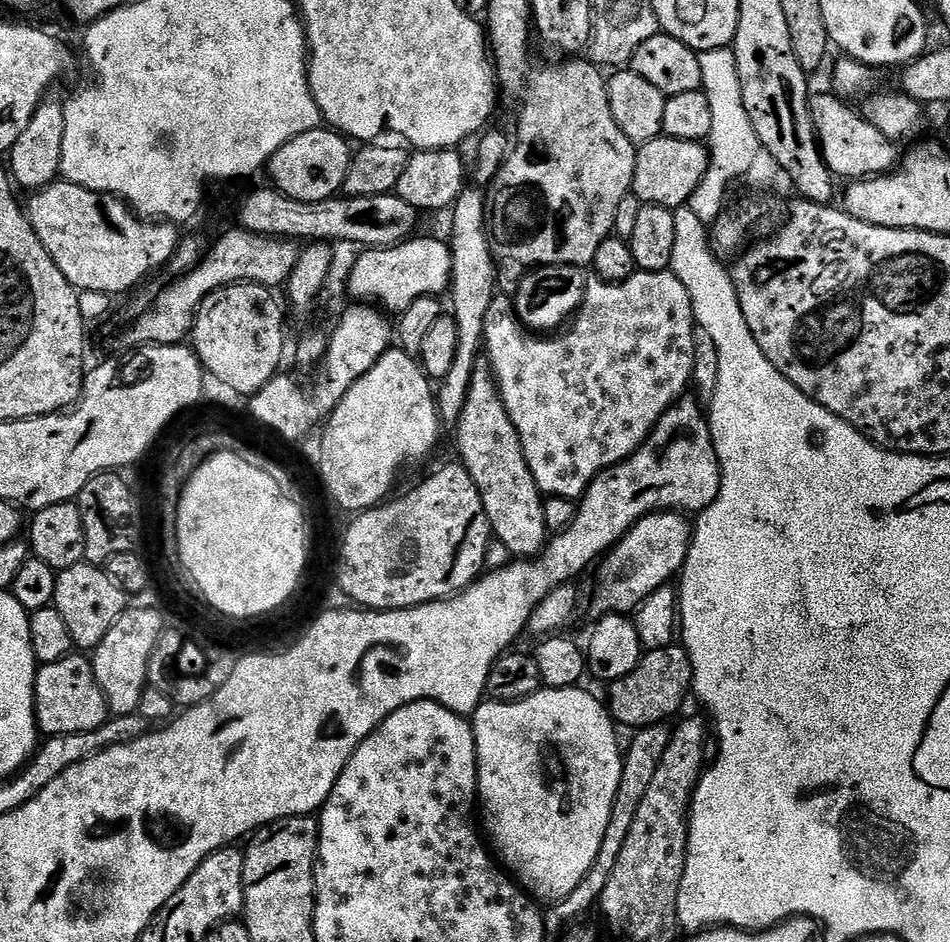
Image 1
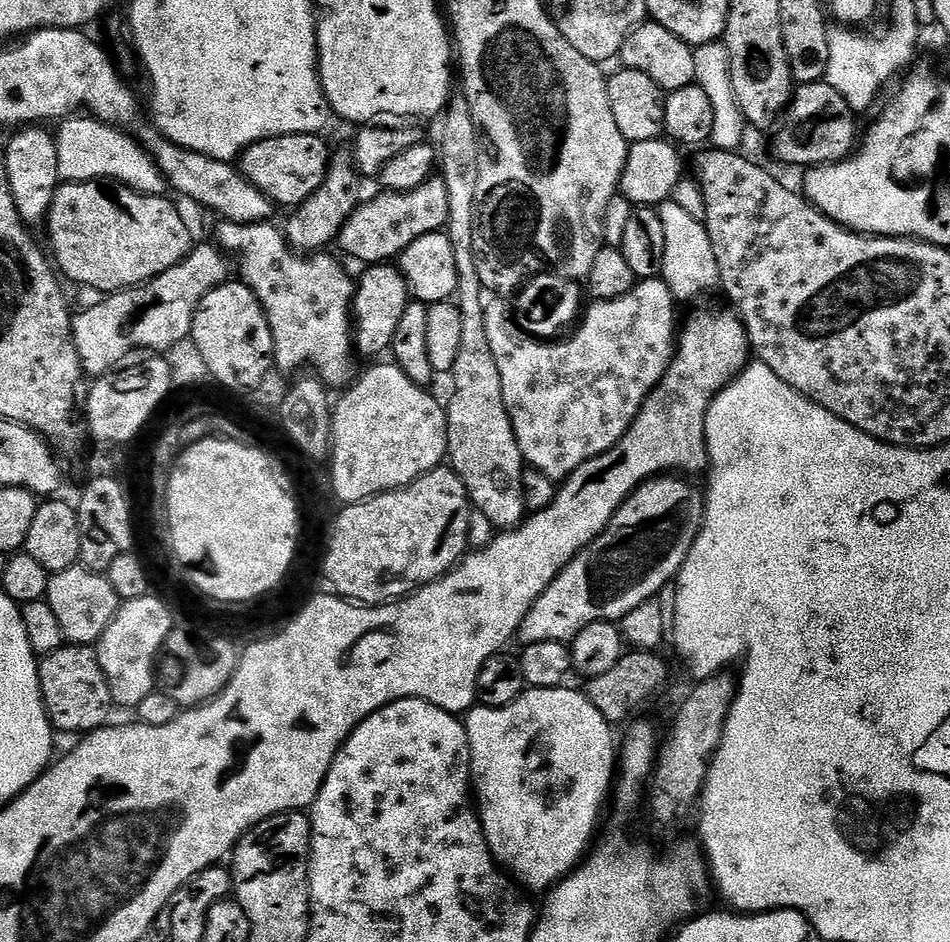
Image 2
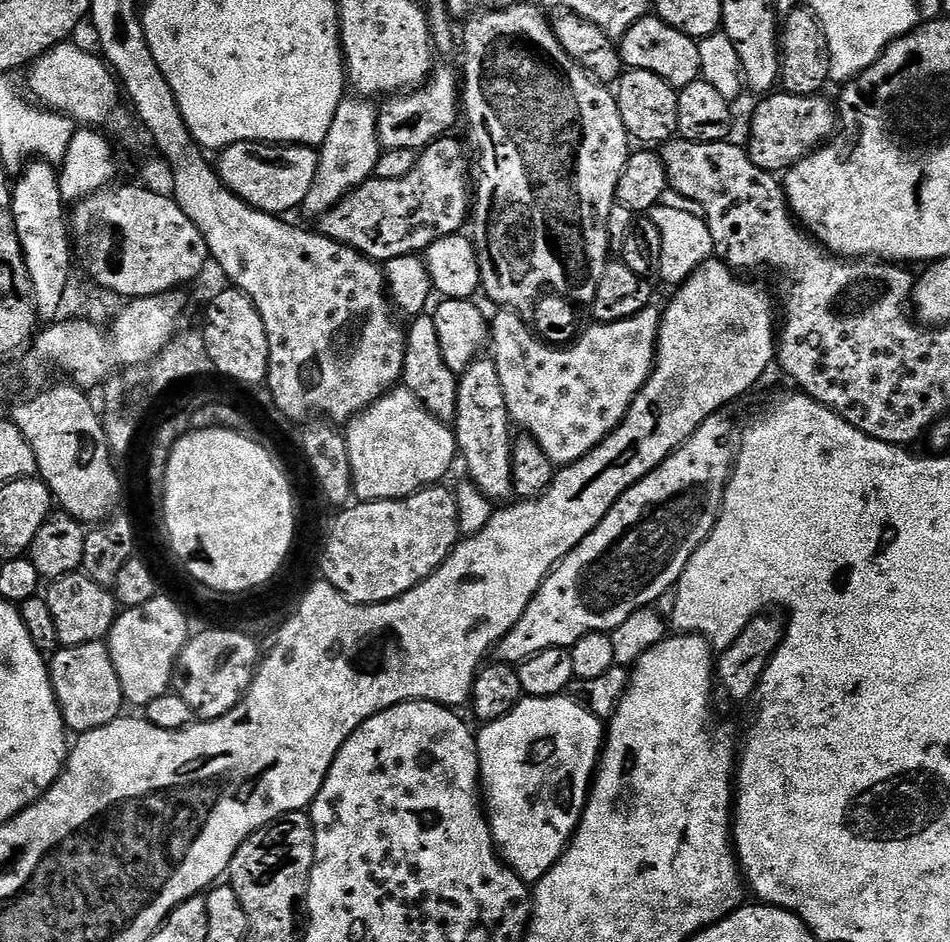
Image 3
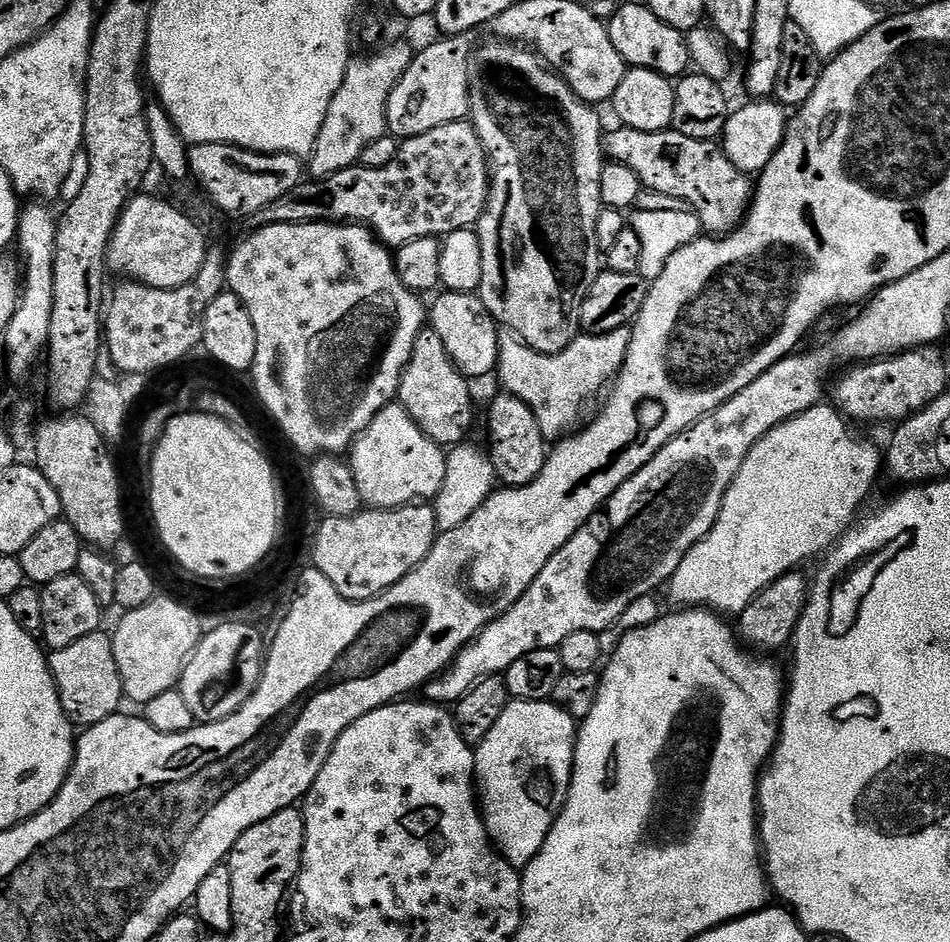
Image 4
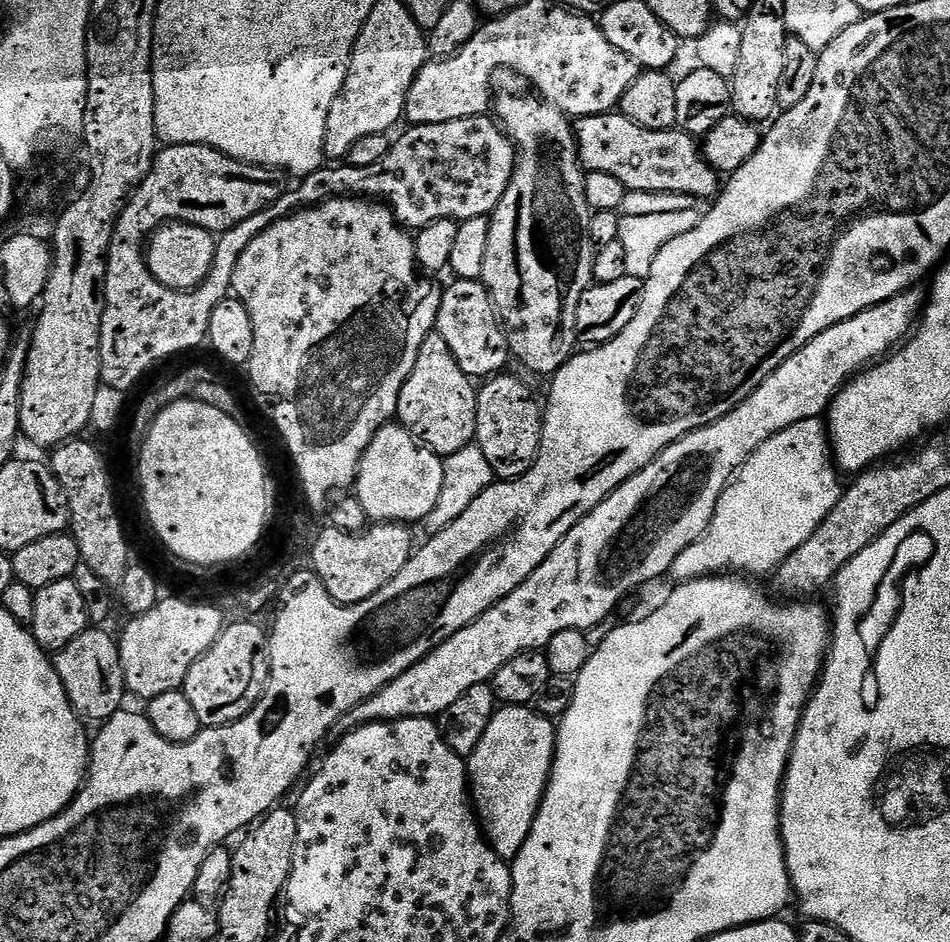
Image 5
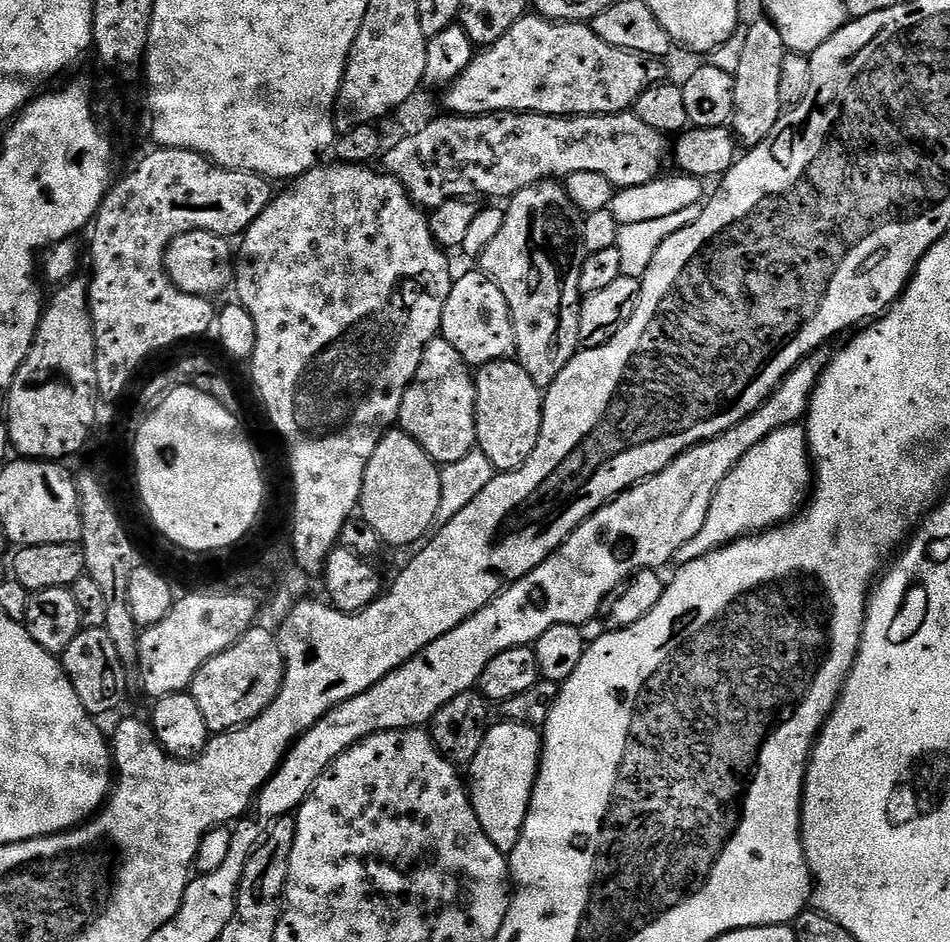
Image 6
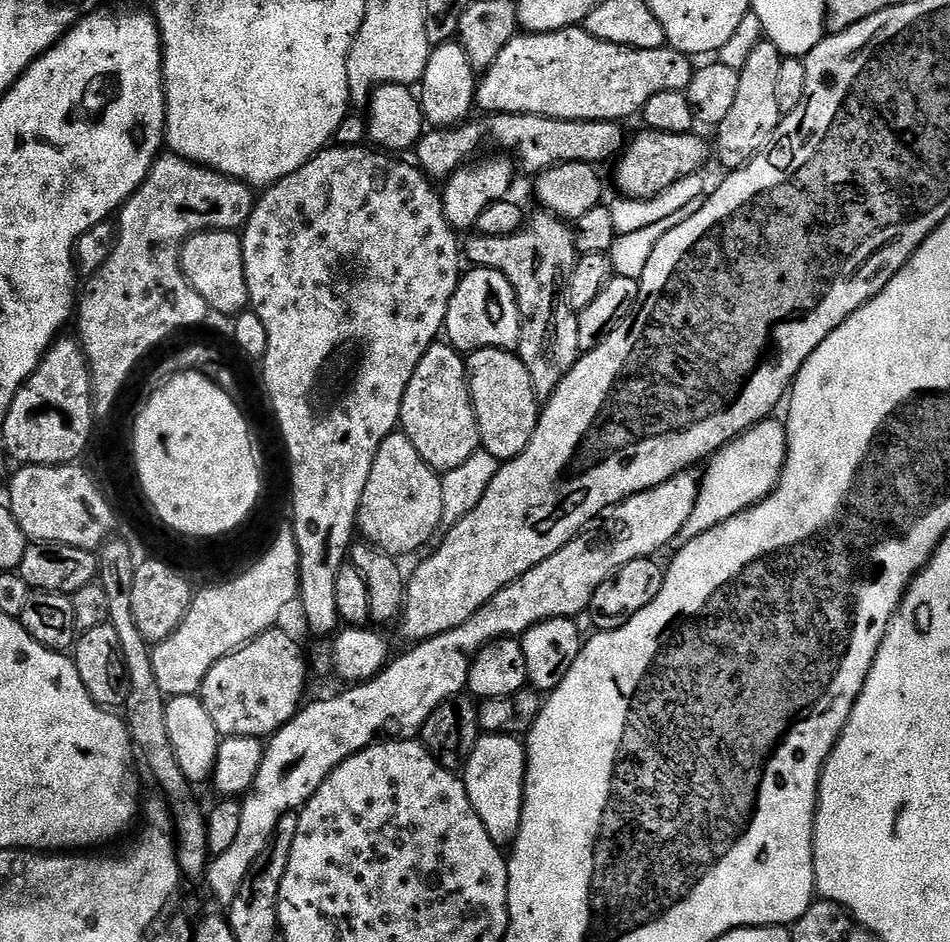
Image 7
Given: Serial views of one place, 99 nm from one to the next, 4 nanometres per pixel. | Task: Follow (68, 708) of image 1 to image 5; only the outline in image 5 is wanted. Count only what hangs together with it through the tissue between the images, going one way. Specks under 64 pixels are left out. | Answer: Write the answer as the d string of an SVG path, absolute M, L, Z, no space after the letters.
M90 626L54 656L56 673L73 710L81 717L97 722L109 720L115 712L121 711L123 704L120 703L126 697L120 645L115 635L104 630L100 626Z

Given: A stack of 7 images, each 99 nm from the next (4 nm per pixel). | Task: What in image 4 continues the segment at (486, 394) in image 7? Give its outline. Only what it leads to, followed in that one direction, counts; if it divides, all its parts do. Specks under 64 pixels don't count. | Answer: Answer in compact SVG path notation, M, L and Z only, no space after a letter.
M501 391L488 408L488 448L486 455L492 461L495 479L501 485L521 488L534 482L542 474L542 466L548 461L549 445L534 418L534 410L510 393Z

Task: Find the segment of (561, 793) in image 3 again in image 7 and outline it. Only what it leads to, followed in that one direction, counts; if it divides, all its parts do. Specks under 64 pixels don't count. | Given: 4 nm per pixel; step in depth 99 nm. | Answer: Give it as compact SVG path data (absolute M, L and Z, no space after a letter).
M484 734L474 746L468 763L462 769L462 779L470 802L486 826L486 834L495 844L511 846L516 843L524 809L524 775L528 769L525 745L512 734Z

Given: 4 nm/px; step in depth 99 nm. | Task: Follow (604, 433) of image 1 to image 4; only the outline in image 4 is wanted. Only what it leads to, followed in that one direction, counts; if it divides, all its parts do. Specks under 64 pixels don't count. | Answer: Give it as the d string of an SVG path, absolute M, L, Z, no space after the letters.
M626 327L597 336L580 334L558 354L538 354L518 337L504 334L500 337L495 375L500 376L499 387L503 391L526 402L526 406L534 410L534 418L538 418L545 441L556 442L569 435L580 407L590 403L615 381L631 341L632 329Z

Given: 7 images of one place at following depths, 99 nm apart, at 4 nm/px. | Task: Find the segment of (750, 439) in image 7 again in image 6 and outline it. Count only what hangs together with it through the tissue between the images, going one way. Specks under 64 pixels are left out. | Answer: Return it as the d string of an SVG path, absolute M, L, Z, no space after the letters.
M788 424L782 430L774 430L774 434L762 438L762 442L758 442L758 446L748 451L738 466L726 474L710 502L710 514L706 514L702 530L678 550L675 563L689 564L741 536L751 536L791 520L801 511L809 488L810 453L805 425Z

